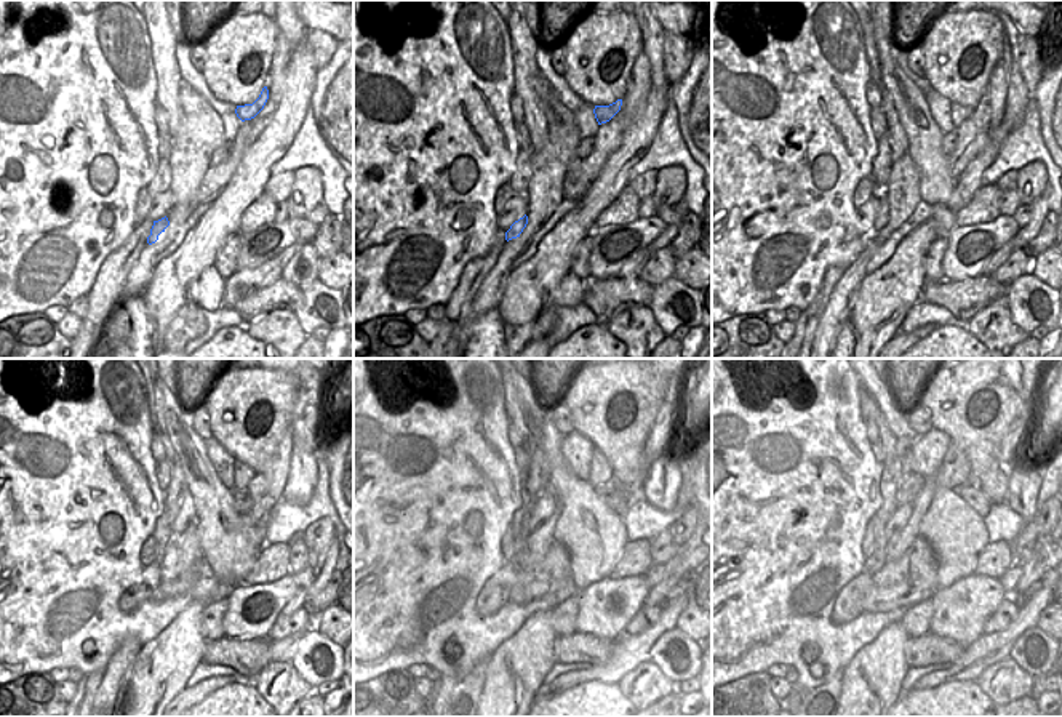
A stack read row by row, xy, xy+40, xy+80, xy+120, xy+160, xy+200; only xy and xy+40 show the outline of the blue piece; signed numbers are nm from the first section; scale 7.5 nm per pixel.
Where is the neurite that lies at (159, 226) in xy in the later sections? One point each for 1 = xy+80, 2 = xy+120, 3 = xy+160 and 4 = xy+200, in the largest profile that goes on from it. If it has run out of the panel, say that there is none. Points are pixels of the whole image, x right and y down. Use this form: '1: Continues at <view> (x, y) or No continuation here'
1: Continues at xy+80 (882, 218)
2: Continues at xy+120 (168, 567)
3: Continues at xy+160 (538, 543)
4: Continues at xy+200 (954, 471).

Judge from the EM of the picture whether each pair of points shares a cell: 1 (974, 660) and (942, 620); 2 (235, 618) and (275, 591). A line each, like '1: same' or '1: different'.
1: different
2: same

